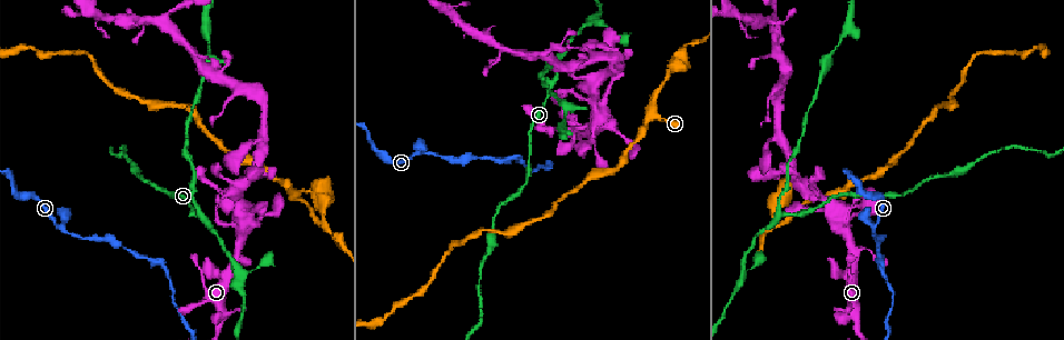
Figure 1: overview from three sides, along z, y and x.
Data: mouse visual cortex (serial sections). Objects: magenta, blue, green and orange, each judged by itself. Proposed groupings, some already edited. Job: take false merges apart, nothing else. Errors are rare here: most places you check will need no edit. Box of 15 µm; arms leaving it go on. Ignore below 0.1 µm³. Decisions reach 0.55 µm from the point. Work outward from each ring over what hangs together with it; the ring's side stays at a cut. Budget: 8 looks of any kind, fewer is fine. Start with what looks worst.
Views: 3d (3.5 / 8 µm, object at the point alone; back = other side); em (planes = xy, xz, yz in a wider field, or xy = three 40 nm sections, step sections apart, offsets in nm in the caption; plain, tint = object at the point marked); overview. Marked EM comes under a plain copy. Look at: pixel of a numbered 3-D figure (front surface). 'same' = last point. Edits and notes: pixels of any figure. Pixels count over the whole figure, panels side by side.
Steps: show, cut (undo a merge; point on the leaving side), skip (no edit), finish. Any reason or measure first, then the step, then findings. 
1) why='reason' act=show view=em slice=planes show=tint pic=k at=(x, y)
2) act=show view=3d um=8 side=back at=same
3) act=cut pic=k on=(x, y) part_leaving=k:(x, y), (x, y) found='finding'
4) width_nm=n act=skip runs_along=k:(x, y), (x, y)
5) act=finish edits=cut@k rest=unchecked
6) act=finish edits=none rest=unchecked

why='abrupt turn' act=show view=3d um=8 pic=1 at=(559, 58)

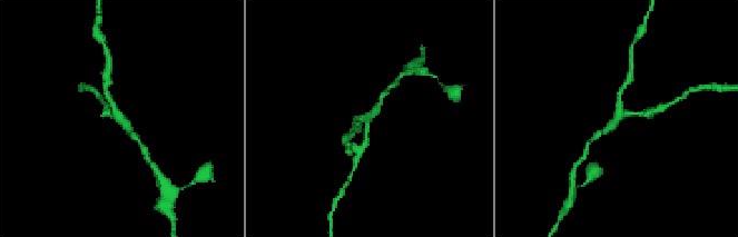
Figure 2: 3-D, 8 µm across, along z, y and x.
arms=3 arm_widths_nm=150,200,250 why='need the tissue' act=show view=em slice=xy step=3 show=tint pic=2 at=(368, 122)

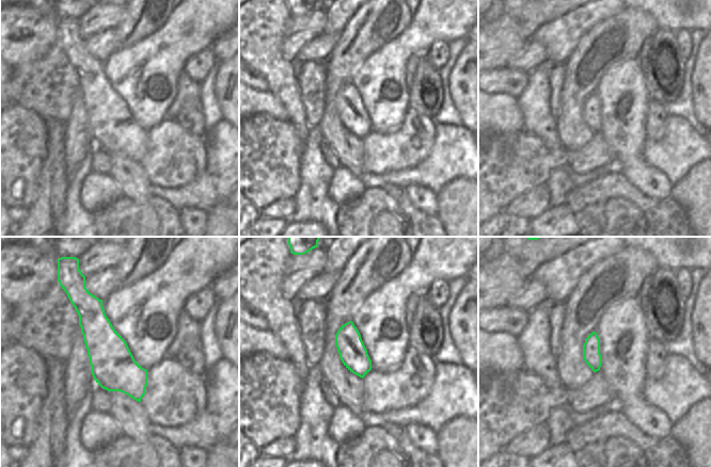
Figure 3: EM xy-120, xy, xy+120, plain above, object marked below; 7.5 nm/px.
act=skip runs_along=3:(78, 302), (138, 398) found='one cell here'

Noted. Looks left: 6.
why='abrupt turn' act=show view=3d um=3.5 pic=1 at=(873, 228)

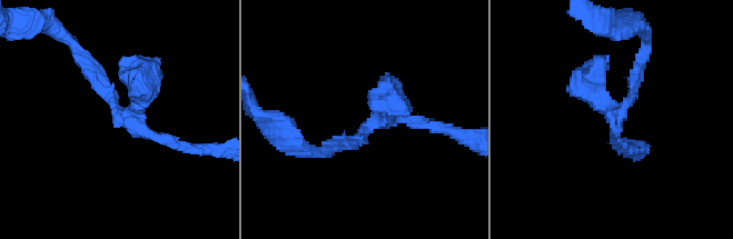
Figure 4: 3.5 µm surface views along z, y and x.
act=show view=em slice=planes show=tint pic=4 at=(373, 124)

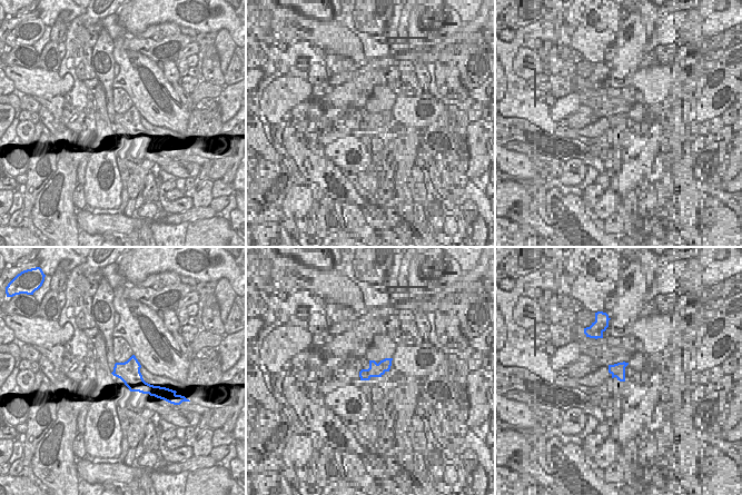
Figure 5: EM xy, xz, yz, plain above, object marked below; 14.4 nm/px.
act=skip runs_along=4:(81, 61), (140, 130), (191, 147) found='all the same cell'

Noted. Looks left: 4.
why='four or more arms meet' act=show view=3d um=8 pic=1 at=(94, 10)

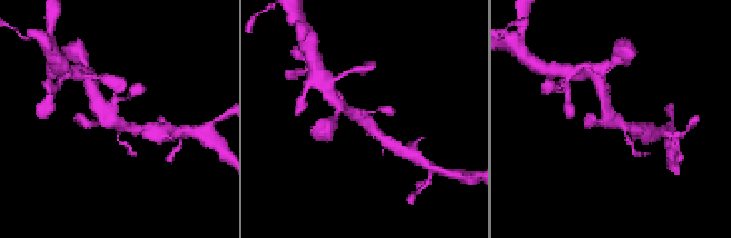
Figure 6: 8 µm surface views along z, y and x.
act=show view=3d um=3.5 pic=6 at=(361, 119)

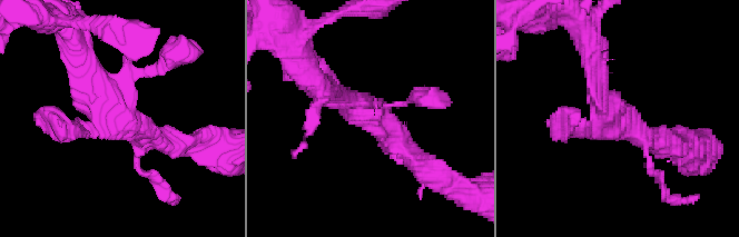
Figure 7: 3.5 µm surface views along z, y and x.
act=show view=em slice=planes show=tint pic=7 at=(375, 117)

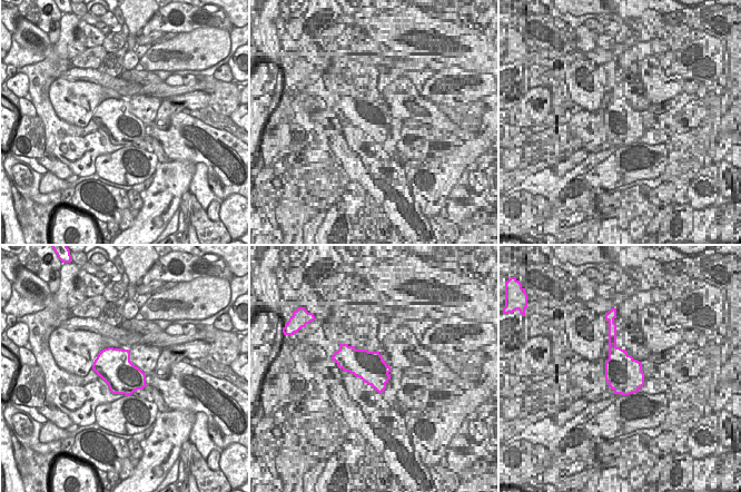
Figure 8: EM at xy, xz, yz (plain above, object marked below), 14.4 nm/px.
act=skip runs_along=7:(174, 144), (126, 122), (82, 65) found='one cell here'

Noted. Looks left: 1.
act=finish edits=none rest=unchecked

